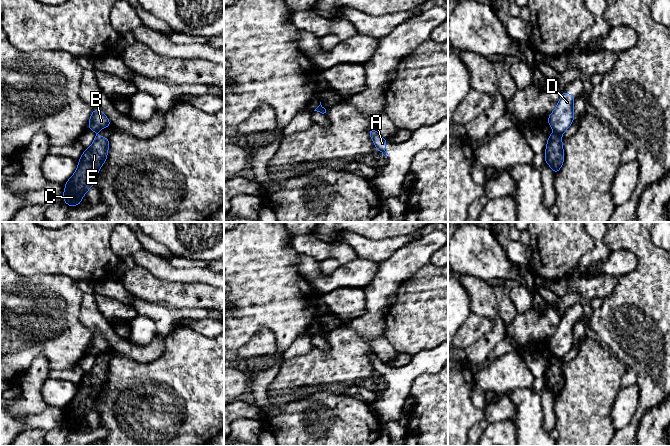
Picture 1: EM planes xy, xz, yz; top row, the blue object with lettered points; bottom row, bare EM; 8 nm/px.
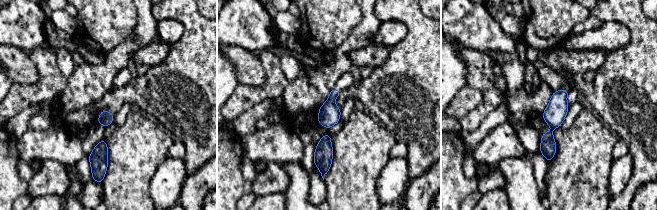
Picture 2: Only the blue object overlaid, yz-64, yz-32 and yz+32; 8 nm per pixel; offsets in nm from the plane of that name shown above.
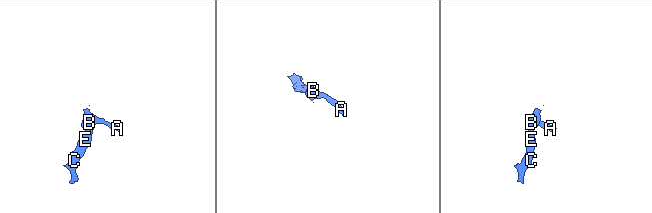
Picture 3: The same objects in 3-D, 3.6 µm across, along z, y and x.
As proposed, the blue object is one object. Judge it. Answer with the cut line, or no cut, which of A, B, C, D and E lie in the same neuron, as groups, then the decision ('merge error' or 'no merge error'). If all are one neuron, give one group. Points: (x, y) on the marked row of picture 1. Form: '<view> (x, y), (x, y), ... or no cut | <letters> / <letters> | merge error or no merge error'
yz (557, 133), (560, 135) | A B D / C E | merge error

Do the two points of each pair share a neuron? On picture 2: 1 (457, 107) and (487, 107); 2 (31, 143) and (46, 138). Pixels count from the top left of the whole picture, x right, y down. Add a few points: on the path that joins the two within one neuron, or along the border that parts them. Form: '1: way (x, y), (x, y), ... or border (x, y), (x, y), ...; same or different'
1: border (478, 89), (482, 96), (482, 102), (458, 119); different
2: way (35, 143), (42, 142); same

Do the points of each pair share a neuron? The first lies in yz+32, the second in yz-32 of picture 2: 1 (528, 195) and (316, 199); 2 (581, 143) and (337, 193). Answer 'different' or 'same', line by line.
1: different
2: same

